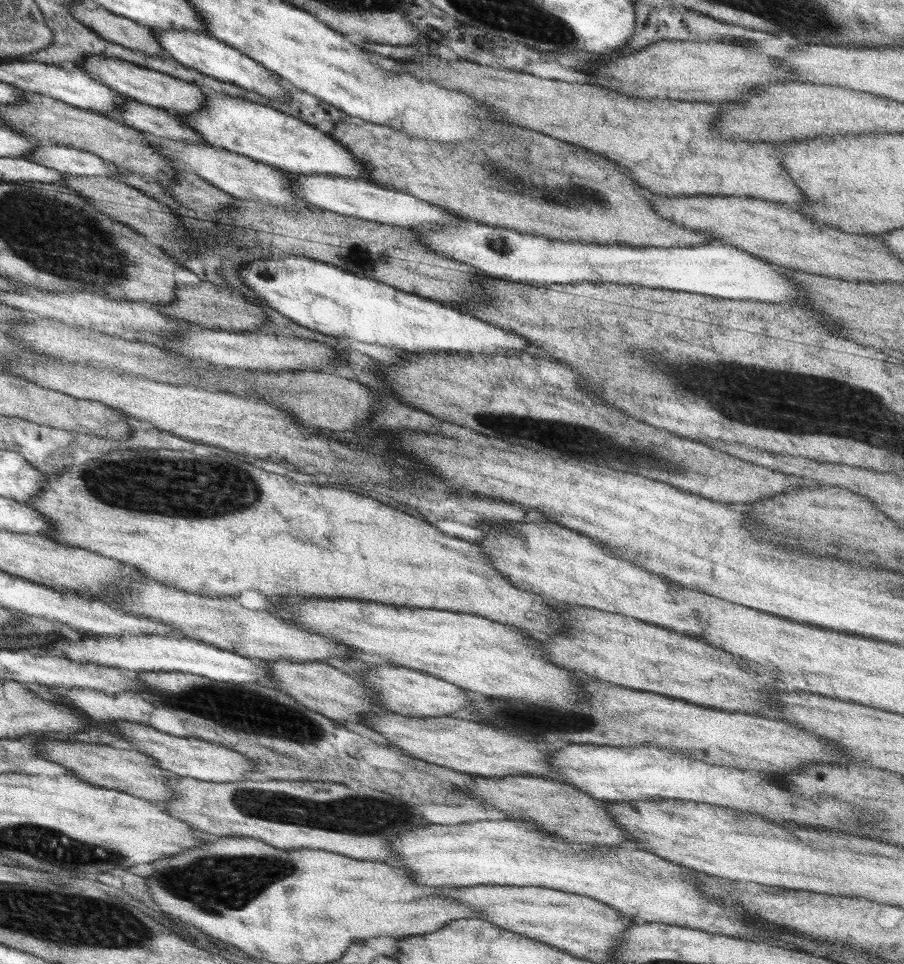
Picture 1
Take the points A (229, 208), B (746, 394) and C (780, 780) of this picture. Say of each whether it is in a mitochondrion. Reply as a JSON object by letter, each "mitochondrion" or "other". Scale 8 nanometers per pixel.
{"A":"other","B":"mitochondrion","C":"other"}

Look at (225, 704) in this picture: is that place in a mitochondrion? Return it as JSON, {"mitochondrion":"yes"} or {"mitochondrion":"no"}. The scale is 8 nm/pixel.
{"mitochondrion":"yes"}

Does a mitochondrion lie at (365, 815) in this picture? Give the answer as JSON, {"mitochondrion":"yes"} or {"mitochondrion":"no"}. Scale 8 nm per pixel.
{"mitochondrion":"yes"}

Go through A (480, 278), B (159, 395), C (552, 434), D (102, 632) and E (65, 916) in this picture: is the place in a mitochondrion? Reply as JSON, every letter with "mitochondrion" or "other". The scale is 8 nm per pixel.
{"A":"other","B":"other","C":"mitochondrion","D":"other","E":"mitochondrion"}

